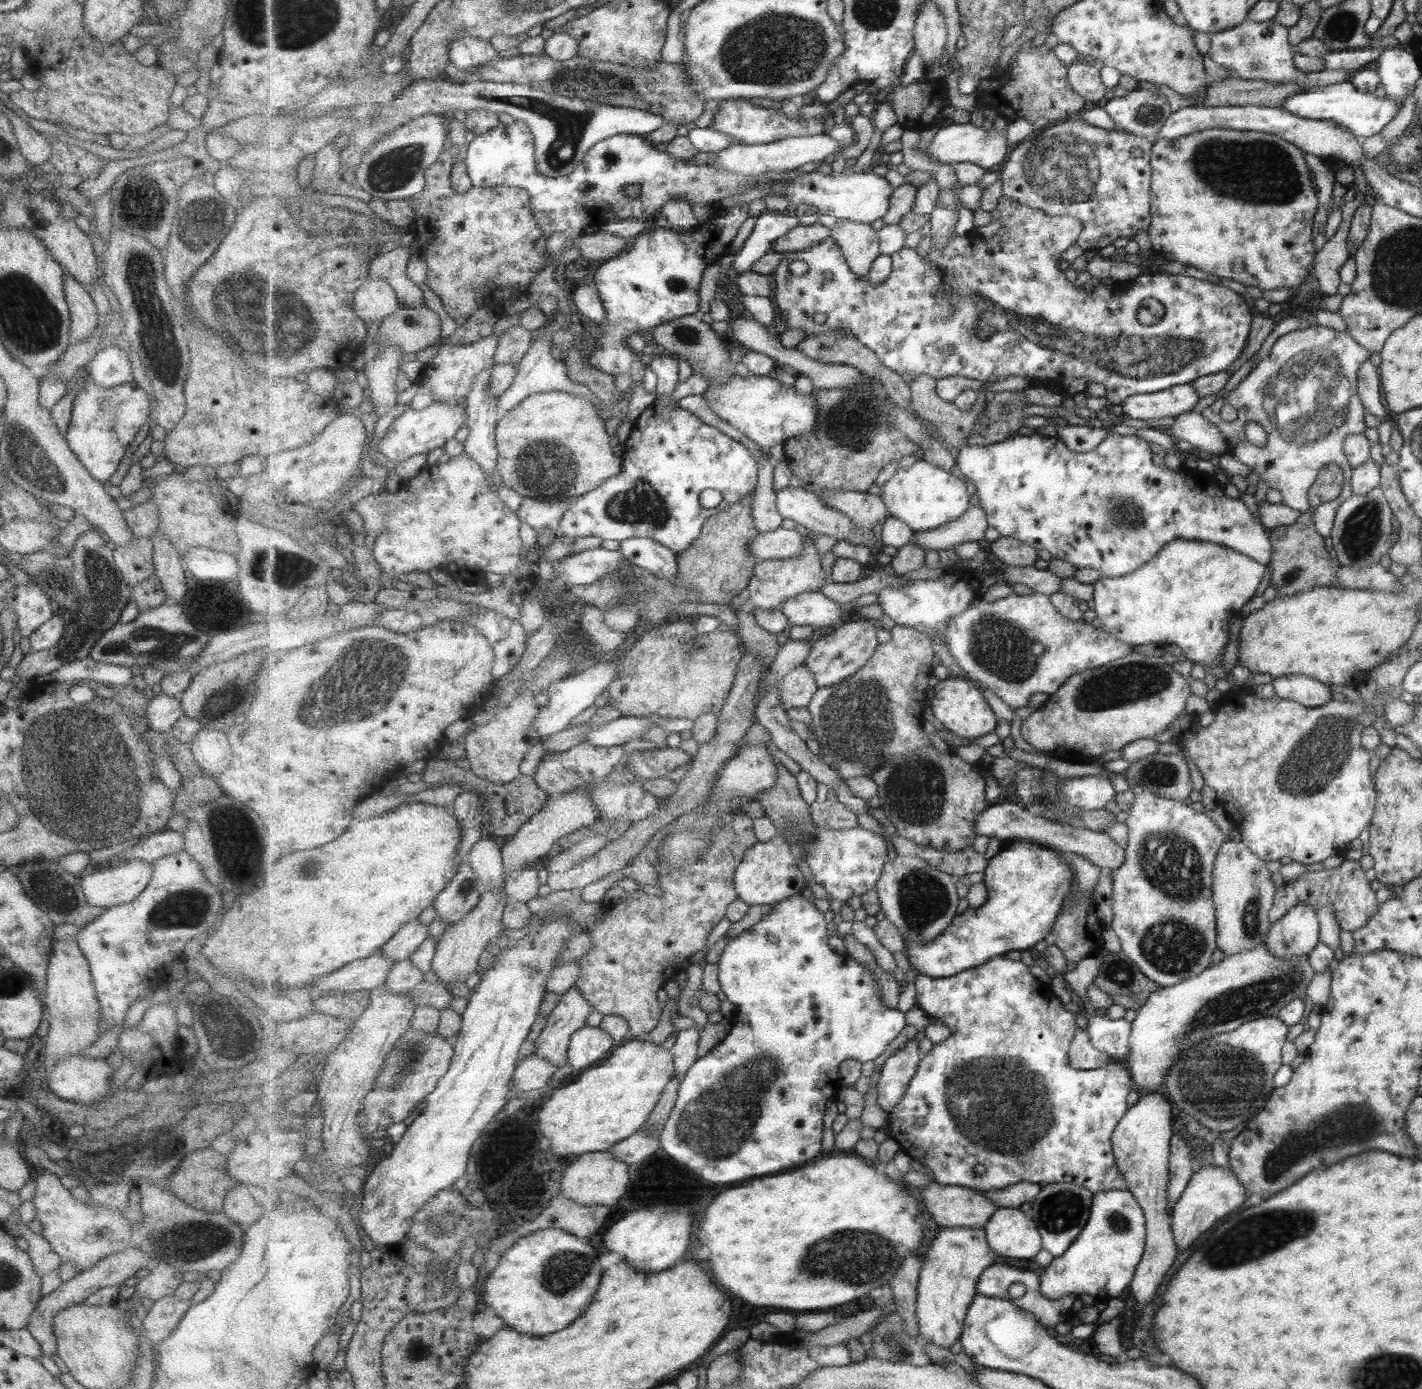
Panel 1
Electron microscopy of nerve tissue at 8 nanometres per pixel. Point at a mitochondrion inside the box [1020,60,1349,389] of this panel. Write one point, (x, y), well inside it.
(1266, 169)

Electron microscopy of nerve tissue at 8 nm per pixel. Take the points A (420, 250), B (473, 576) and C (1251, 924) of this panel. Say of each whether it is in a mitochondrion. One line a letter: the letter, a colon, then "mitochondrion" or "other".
A: other
B: other
C: mitochondrion

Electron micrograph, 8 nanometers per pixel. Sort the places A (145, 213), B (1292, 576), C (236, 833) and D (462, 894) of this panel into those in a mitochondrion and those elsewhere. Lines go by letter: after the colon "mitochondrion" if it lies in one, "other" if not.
A: mitochondrion
B: mitochondrion
C: mitochondrion
D: mitochondrion

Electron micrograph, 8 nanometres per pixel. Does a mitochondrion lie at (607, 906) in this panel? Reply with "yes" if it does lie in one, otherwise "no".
no

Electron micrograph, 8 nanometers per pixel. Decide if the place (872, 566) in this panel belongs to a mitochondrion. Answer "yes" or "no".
no

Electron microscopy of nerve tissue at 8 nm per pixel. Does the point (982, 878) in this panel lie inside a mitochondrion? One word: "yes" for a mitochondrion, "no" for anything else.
no

